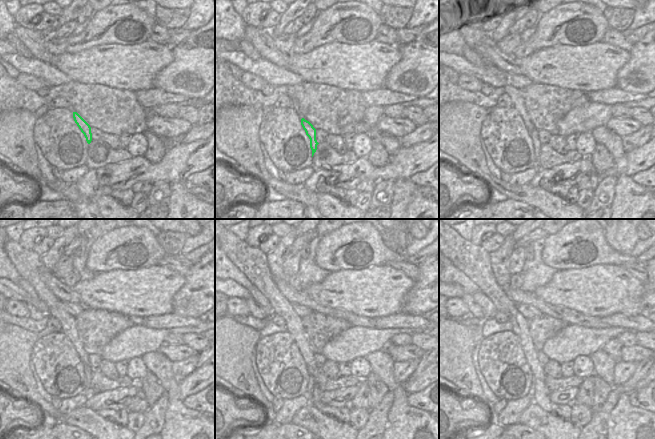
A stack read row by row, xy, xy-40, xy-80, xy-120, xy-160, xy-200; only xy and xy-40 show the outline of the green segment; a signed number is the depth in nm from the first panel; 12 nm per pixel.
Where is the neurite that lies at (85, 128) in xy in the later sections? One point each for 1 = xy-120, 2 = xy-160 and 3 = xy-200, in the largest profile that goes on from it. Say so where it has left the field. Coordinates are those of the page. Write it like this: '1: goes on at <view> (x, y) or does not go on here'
1: goes on at xy-120 (88, 370)
2: goes on at xy-160 (312, 382)
3: goes on at xy-200 (531, 393)

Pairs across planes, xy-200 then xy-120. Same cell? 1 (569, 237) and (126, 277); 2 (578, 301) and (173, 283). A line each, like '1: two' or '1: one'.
1: two
2: one

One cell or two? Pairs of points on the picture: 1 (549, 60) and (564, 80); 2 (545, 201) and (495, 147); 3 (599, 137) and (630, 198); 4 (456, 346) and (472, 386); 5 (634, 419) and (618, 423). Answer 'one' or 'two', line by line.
1: one
2: two
3: one
4: one
5: one

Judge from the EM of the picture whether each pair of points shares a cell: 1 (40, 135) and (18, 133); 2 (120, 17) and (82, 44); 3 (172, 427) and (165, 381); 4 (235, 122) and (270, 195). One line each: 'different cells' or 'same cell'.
1: different cells
2: same cell
3: same cell
4: different cells

